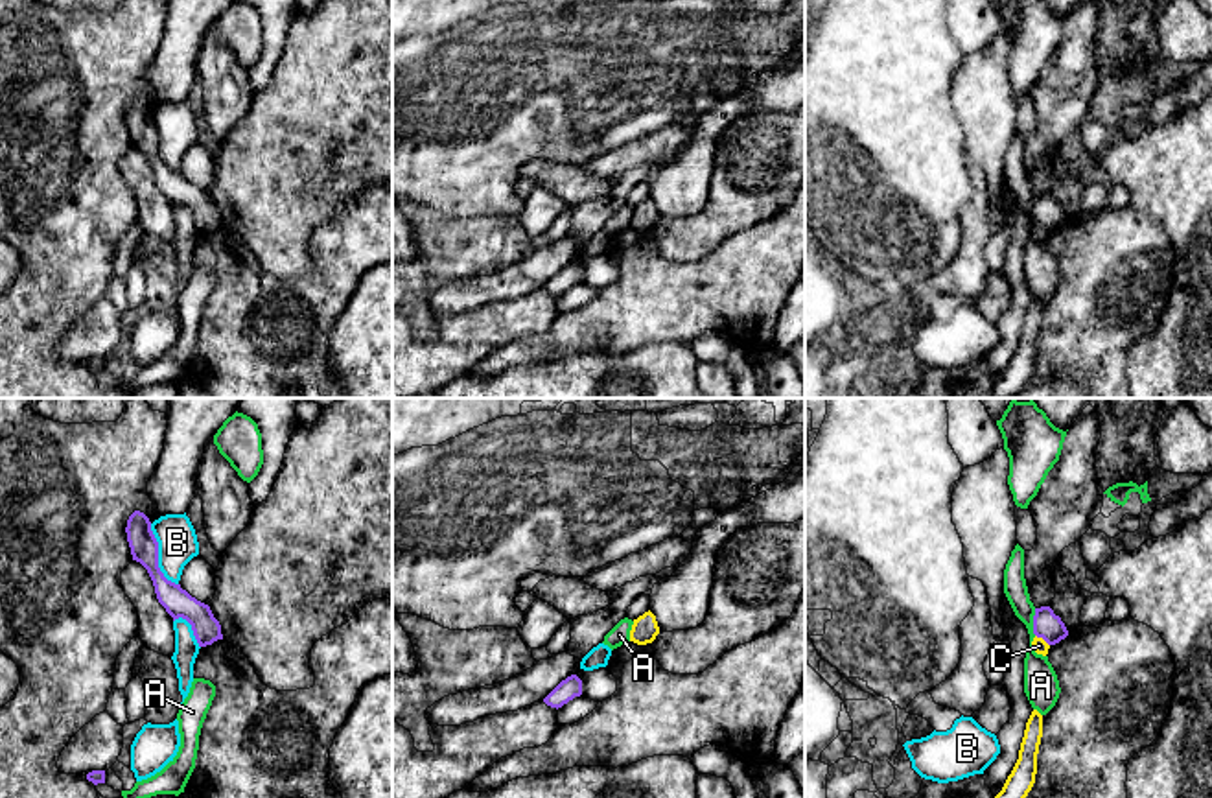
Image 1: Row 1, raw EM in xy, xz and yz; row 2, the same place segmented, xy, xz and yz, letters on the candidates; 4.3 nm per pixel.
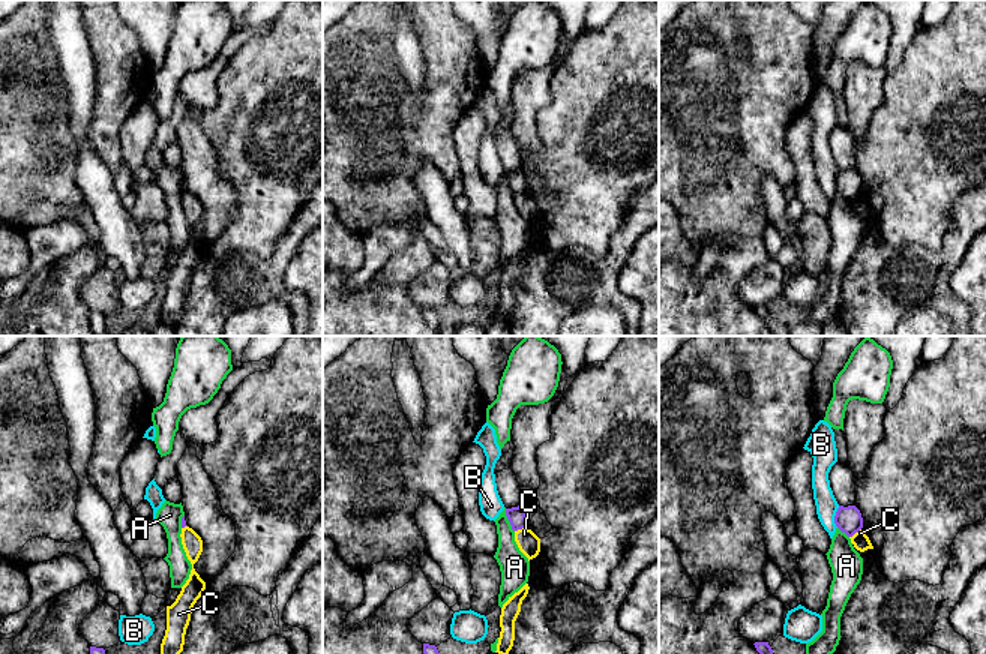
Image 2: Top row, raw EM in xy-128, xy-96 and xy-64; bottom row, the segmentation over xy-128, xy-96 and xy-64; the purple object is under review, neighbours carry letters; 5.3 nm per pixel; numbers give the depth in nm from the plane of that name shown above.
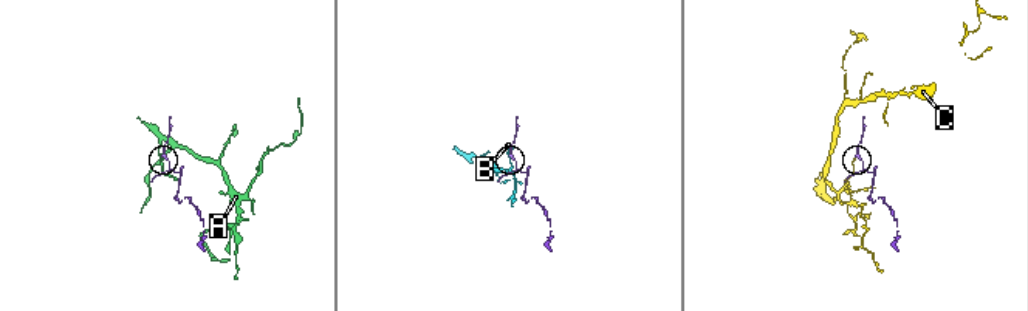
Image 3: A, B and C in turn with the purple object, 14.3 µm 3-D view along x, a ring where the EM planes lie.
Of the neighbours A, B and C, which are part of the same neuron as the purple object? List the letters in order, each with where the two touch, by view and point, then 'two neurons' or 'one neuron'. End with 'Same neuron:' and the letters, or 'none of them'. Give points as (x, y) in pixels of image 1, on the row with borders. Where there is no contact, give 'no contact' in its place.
A: meets purple in yz at (1034, 621); two neurons
B: meets purple in xy at (157, 557); two neurons
C: meets purple in yz at (1043, 638); two neurons
Same neuron: none of them

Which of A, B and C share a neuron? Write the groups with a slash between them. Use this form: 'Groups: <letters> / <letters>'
Groups: A / B / C

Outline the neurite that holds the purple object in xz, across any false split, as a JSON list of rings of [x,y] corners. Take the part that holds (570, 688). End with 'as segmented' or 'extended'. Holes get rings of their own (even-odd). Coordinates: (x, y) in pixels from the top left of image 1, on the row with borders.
[[[577,675],[567,676],[562,680],[545,698],[543,702],[551,708],[562,708],[575,697],[582,695],[582,680]]]; as segmented

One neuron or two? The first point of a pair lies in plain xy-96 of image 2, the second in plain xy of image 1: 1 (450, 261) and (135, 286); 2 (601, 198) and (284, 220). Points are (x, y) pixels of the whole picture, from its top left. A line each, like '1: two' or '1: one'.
1: one
2: one

